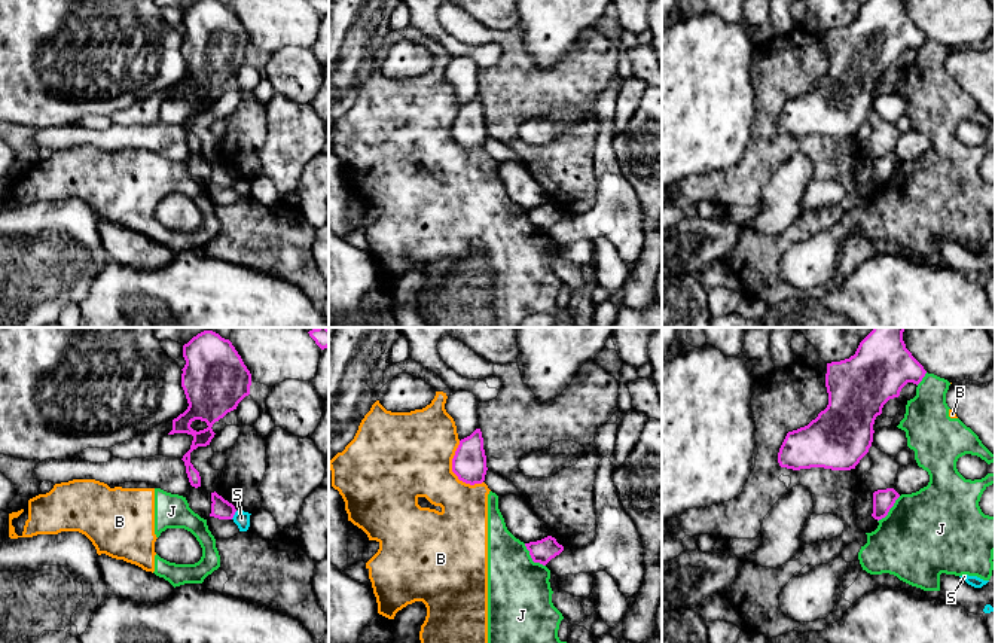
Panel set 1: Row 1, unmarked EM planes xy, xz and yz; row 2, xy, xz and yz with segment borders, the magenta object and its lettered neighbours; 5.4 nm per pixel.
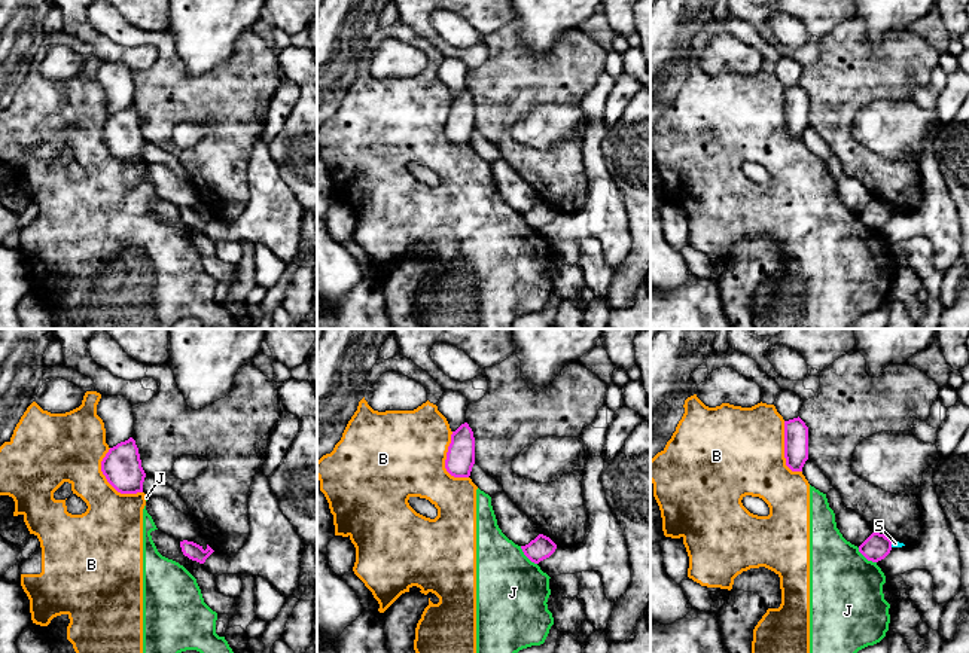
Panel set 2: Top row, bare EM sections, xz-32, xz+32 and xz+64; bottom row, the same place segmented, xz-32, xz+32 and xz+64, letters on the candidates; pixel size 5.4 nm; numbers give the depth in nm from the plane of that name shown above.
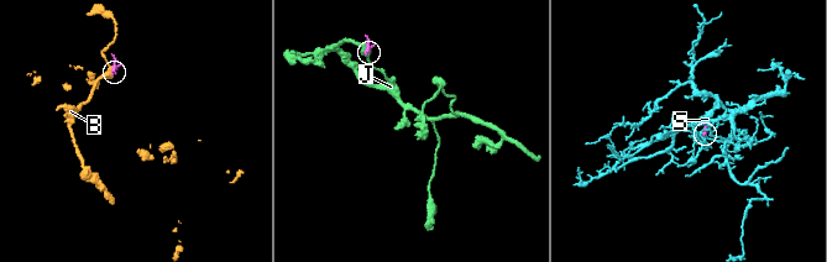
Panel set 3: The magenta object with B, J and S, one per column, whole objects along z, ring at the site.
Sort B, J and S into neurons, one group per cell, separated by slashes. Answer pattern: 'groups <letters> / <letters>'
groups B J / S

